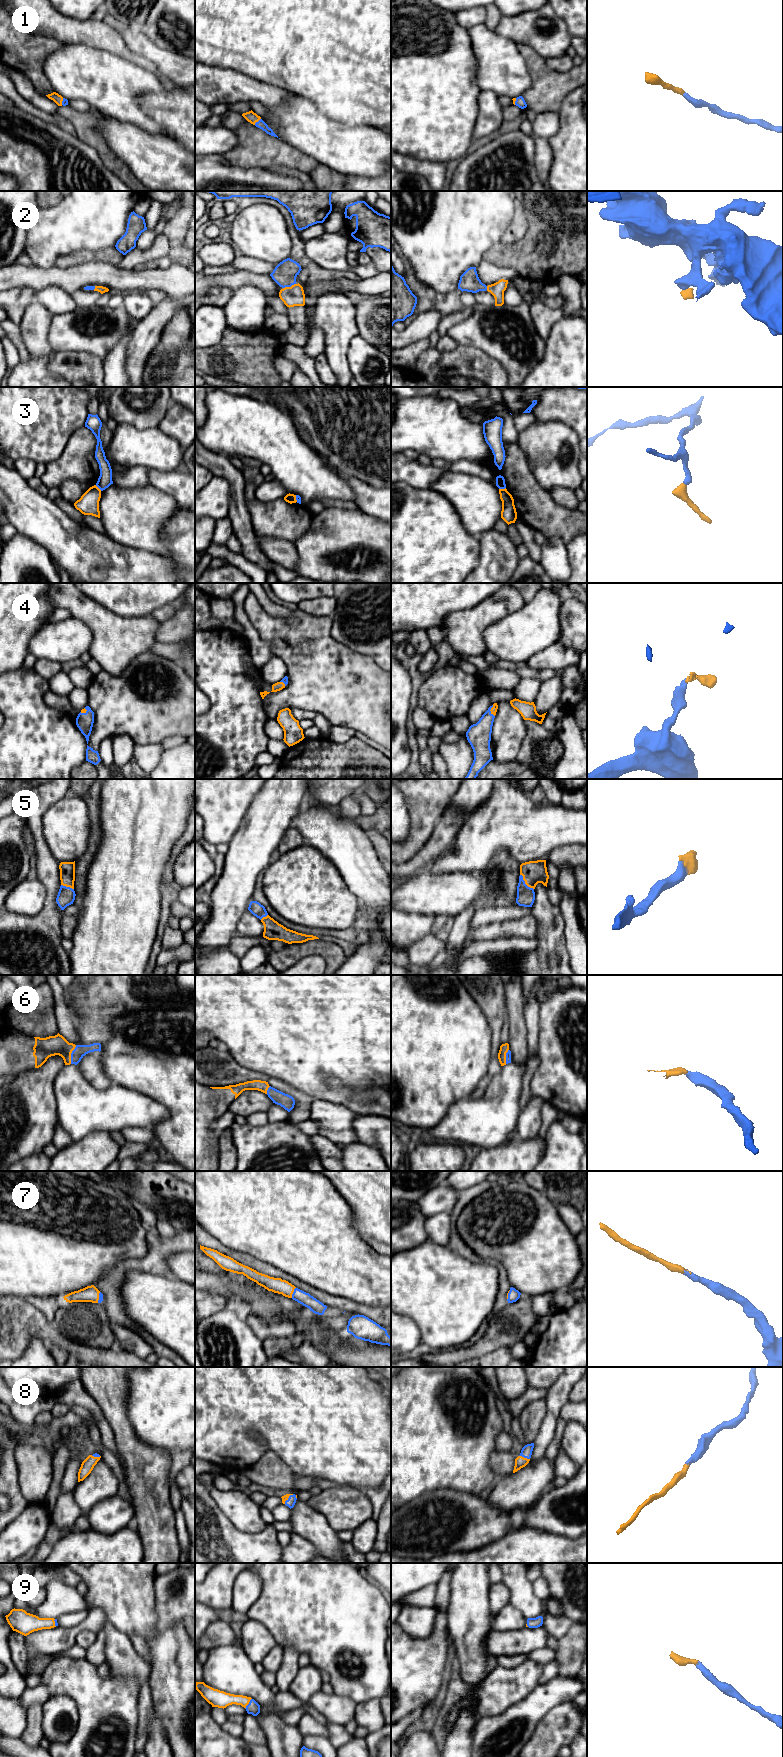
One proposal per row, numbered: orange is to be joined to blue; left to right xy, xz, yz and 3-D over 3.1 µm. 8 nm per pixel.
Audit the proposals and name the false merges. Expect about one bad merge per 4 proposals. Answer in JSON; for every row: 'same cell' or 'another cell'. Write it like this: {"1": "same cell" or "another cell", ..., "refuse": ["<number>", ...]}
{"1": "same cell", "2": "same cell", "3": "another cell", "4": "same cell", "5": "same cell", "6": "same cell", "7": "same cell", "8": "same cell", "9": "same cell", "refuse": ["3"]}

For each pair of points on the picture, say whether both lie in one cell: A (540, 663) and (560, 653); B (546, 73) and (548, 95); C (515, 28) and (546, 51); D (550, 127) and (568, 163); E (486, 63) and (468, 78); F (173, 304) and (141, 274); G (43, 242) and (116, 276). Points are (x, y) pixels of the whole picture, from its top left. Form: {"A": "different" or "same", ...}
{"A": "same", "B": "same", "C": "same", "D": "different", "E": "different", "F": "different", "G": "different"}

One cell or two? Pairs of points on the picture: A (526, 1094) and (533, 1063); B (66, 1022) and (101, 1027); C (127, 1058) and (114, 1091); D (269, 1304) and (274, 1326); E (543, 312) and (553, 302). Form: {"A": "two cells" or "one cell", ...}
{"A": "one cell", "B": "two cells", "C": "two cells", "D": "two cells", "E": "two cells"}

